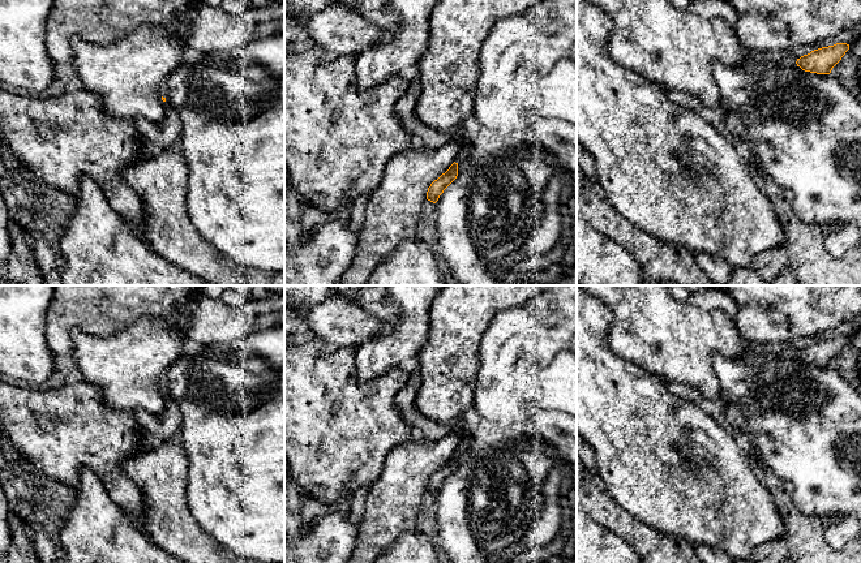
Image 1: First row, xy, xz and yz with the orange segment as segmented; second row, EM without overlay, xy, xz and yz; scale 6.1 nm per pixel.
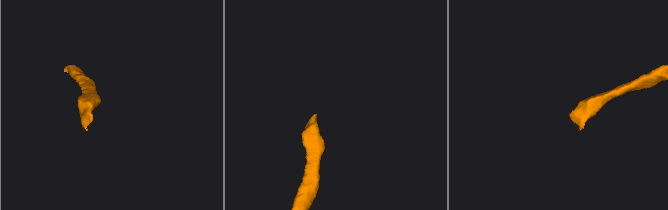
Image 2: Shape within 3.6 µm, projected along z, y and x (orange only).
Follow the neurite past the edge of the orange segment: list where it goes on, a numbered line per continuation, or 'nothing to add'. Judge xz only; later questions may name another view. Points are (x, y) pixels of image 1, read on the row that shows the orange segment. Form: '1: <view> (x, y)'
1: xz (465, 150)

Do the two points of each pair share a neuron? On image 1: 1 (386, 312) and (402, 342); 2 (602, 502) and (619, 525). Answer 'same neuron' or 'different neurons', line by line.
1: different neurons
2: same neuron

